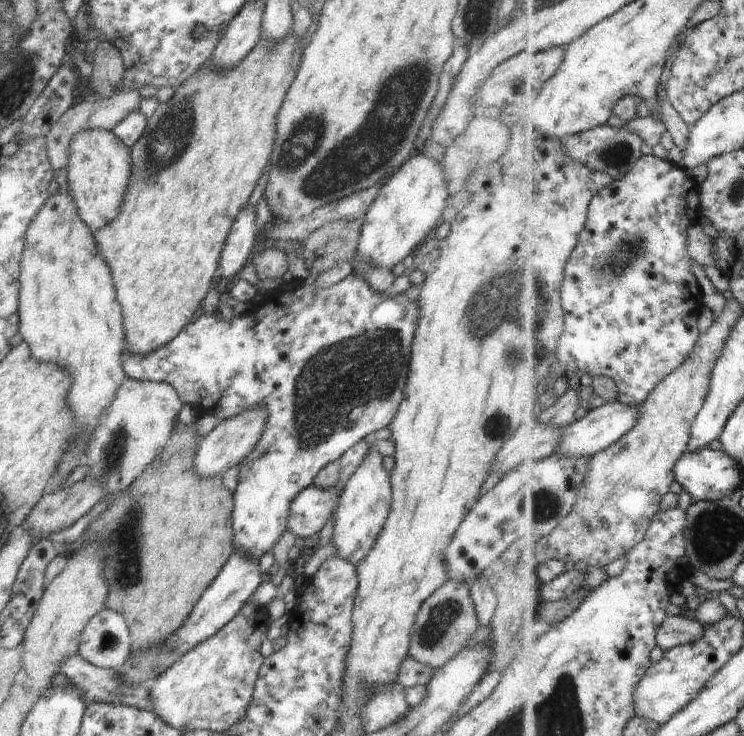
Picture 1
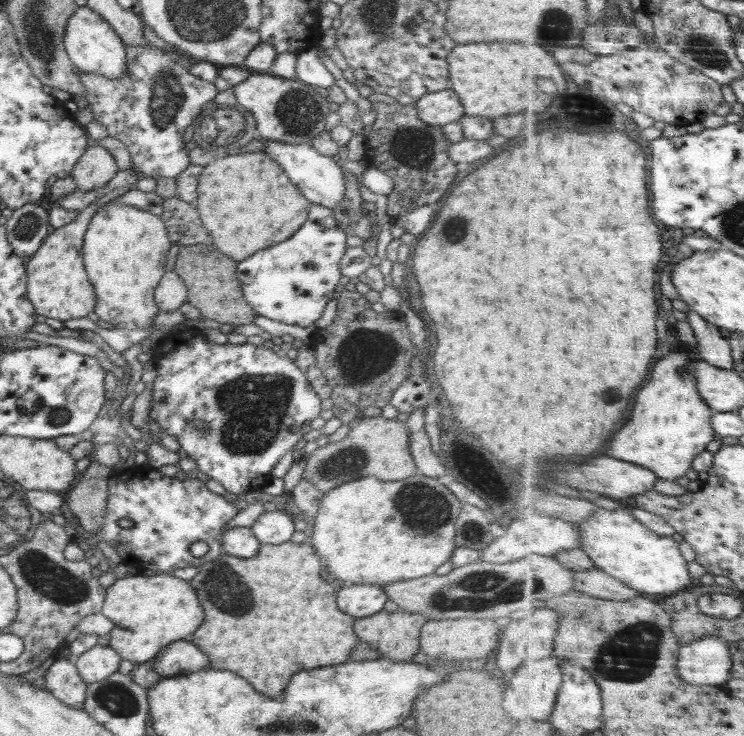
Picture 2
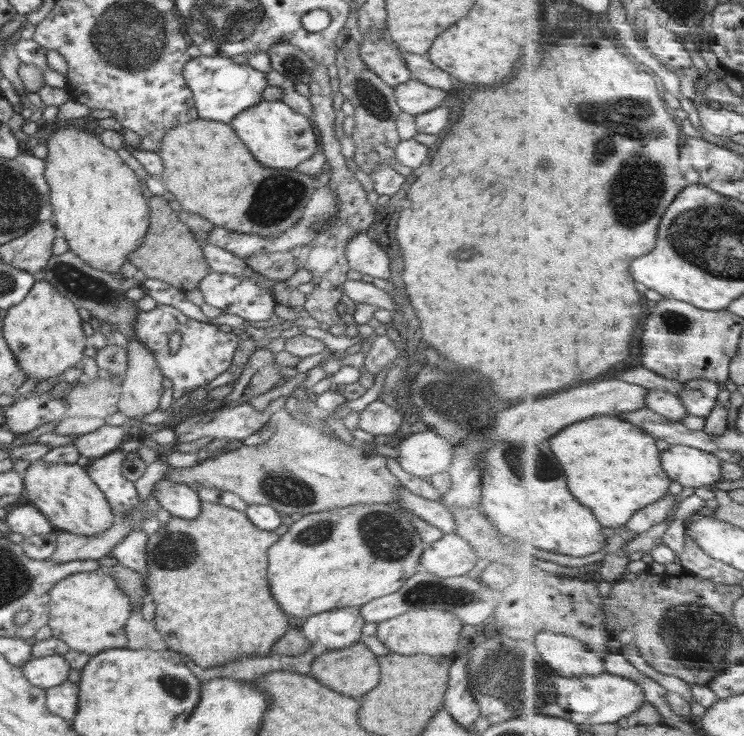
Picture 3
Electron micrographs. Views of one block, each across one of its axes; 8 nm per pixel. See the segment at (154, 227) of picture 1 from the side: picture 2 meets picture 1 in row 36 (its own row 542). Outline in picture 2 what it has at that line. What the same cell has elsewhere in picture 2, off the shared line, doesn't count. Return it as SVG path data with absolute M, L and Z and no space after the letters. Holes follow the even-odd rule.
M290 541L278 546L260 543L258 554L252 558L222 553L216 560L204 562L197 576L190 580L205 614L190 641L206 655L212 669L229 670L272 699L281 698L290 677L301 670L350 661L352 650L360 642L353 627L356 618L337 607L338 588L321 578L322 568L323 562L309 541L302 544Z

